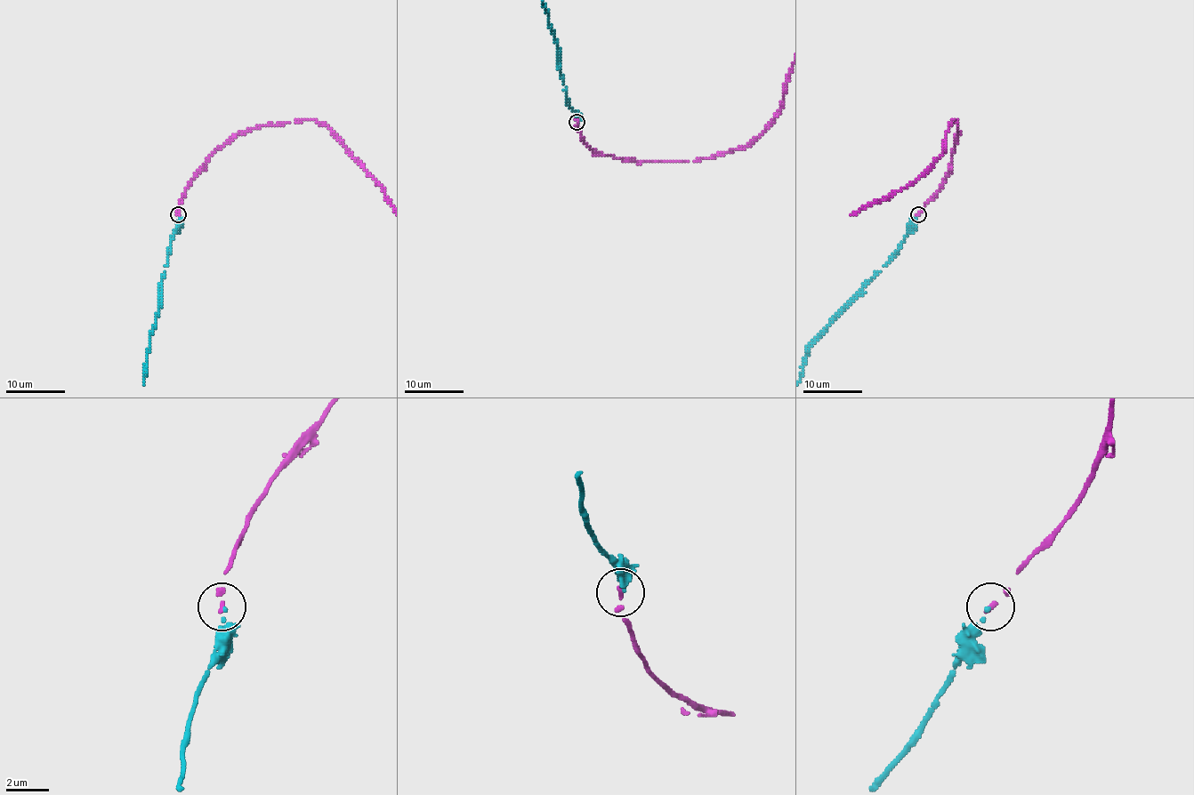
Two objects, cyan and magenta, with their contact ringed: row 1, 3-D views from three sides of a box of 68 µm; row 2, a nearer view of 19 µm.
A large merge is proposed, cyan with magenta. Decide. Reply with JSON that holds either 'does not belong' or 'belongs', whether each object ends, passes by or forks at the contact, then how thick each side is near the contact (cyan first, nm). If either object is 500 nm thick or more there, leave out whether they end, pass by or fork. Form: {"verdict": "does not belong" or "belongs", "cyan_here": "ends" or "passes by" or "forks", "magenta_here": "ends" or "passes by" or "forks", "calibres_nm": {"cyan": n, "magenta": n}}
{"verdict": "does not belong", "cyan_here": "ends", "magenta_here": "ends", "calibres_nm": {"cyan": 150, "magenta": 180}}

